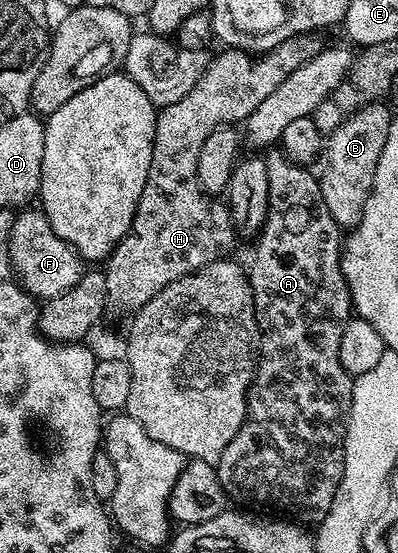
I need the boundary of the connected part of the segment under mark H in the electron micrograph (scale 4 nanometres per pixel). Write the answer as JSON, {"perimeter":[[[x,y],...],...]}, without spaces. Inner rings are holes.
{"perimeter":[[[304,32],[300,37],[282,39],[276,49],[268,48],[262,55],[224,48],[220,57],[212,56],[208,60],[205,75],[197,79],[185,99],[177,99],[177,103],[158,110],[153,159],[131,232],[117,243],[105,262],[107,303],[112,310],[134,315],[169,283],[230,254],[227,252],[235,245],[236,233],[230,208],[204,193],[197,179],[201,143],[205,143],[205,138],[217,127],[246,122],[250,113],[257,111],[263,100],[273,95],[297,67],[325,48],[325,41],[317,36],[314,32]]]}

